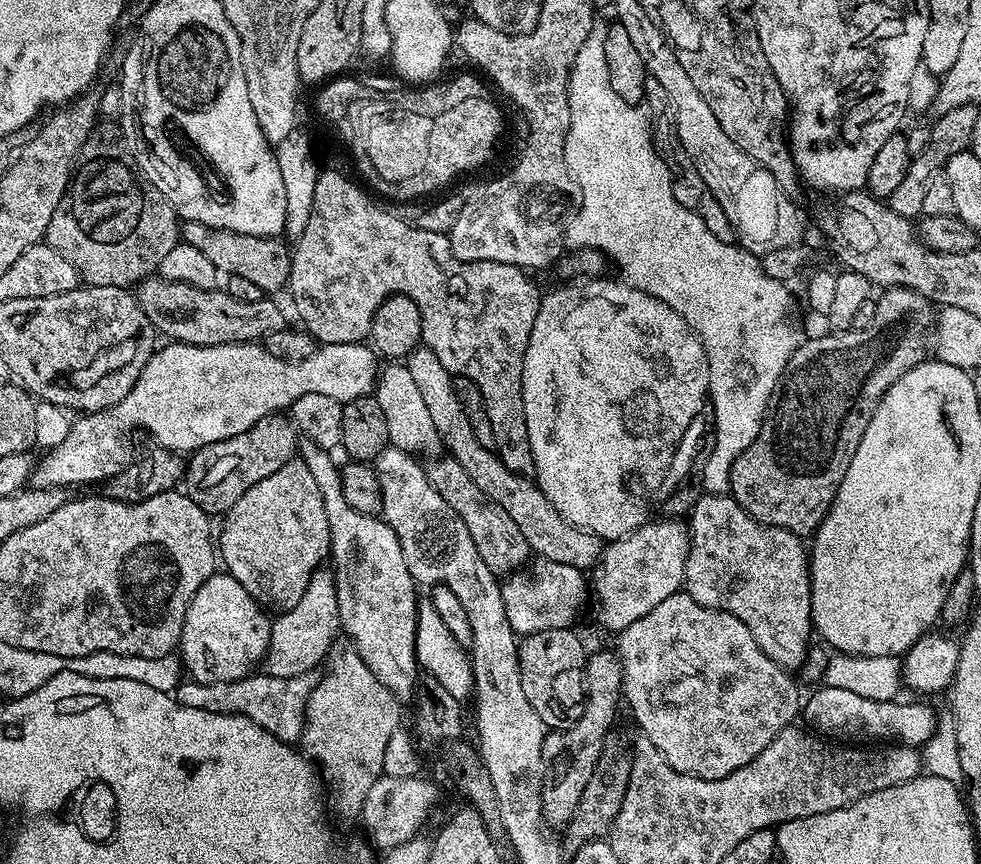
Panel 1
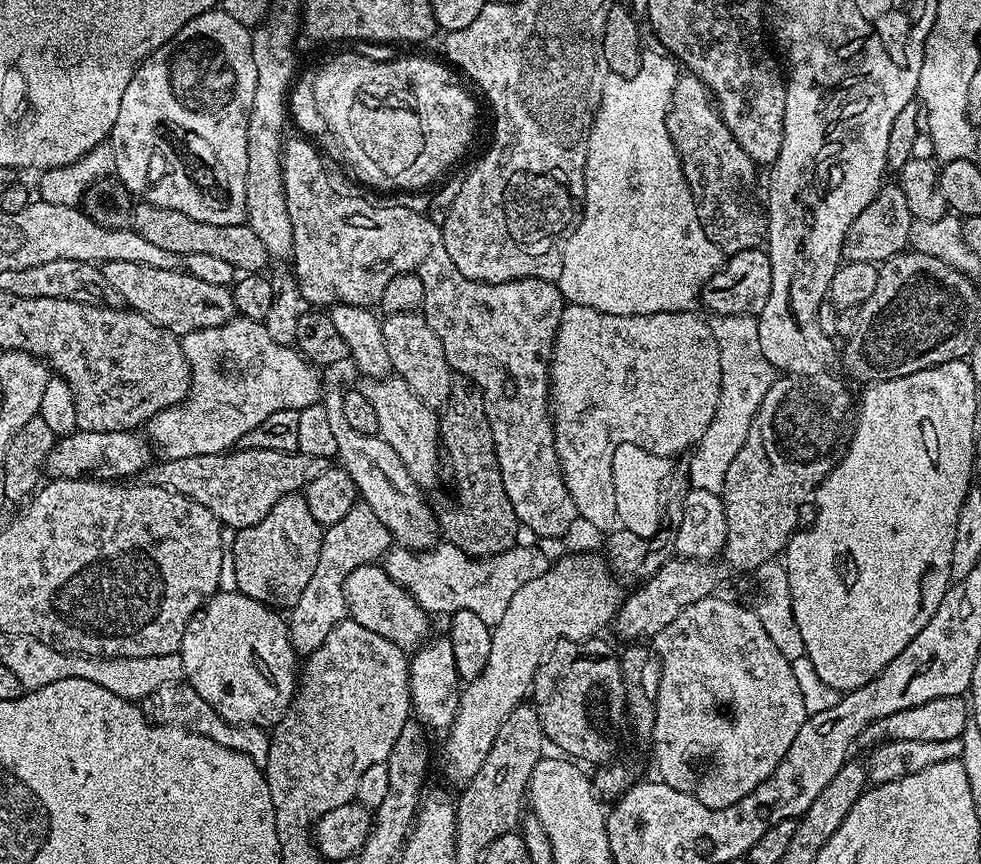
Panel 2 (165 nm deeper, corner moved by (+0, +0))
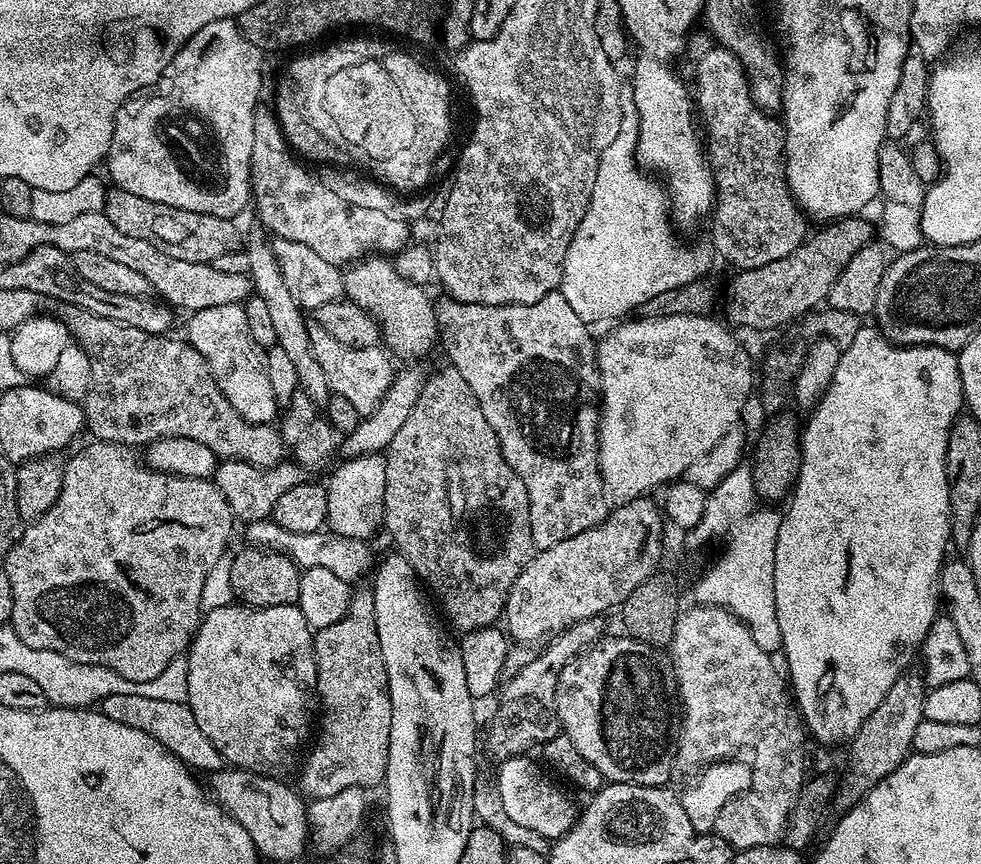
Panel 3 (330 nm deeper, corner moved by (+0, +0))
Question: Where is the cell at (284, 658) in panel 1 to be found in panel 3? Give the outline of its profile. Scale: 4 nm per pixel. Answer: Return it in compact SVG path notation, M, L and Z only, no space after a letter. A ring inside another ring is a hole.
M383 455L355 456L349 460L341 459L340 465L332 472L332 477L326 480L328 489L328 522L327 527L343 536L356 536L367 541L376 531L381 531L384 523L384 495L386 494L386 466Z

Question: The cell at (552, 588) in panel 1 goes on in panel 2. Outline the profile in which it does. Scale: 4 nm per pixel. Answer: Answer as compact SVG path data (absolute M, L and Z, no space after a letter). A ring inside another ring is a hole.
M441 542L429 550L393 546L383 557L382 567L384 573L406 589L425 612L451 614L458 610L471 610L482 618L482 622L495 626L502 622L502 614L510 598L514 598L514 594L520 587L526 586L526 582L546 574L550 560L538 549L523 546L508 548L493 556L473 558L456 544Z

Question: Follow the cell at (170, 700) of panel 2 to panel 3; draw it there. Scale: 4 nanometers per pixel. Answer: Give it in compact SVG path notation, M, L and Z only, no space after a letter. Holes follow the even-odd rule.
M110 694L110 698L100 701L98 710L106 714L106 718L114 718L114 722L122 722L122 726L134 726L134 730L149 732L162 746L166 746L179 760L191 766L197 773L211 774L225 767L225 761L202 734L198 722L194 722L194 714L185 702L166 702L162 698L146 698L142 694Z

